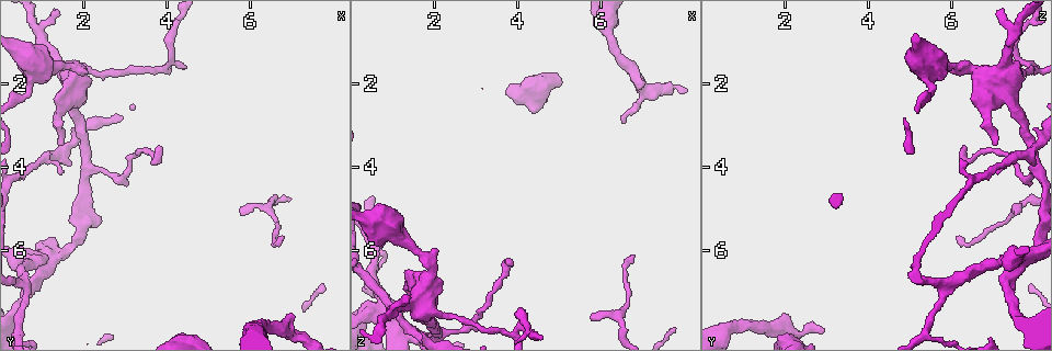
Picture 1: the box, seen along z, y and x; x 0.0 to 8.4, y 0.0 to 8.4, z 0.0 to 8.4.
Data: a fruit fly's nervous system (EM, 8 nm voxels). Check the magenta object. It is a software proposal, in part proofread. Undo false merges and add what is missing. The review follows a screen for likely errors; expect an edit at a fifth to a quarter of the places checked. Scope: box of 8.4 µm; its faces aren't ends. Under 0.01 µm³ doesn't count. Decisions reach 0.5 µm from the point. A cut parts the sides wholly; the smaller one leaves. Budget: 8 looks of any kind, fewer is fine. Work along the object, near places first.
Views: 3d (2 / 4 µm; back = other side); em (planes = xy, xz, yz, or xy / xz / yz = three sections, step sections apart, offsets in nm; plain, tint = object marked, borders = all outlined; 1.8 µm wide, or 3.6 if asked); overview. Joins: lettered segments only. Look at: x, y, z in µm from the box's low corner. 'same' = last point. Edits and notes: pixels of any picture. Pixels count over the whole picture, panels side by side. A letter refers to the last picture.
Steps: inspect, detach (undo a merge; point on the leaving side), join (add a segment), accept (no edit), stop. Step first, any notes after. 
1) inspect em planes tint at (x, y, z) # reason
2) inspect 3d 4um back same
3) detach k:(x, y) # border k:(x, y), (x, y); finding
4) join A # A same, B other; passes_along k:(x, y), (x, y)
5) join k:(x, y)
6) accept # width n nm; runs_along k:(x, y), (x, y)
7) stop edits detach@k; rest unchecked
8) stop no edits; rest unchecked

inspect 3d 4um at (1.05, 6.20, 7.75) # looks like a crossing

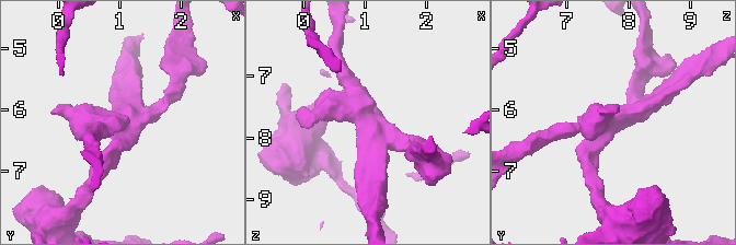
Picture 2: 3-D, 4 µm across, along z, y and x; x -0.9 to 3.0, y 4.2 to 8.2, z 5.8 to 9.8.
inspect em xz step 8 tint at (1.05, 6.20, 7.75)

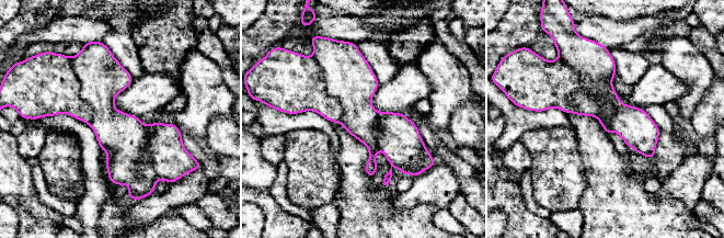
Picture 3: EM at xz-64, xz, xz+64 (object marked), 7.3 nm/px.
inspect em planes borders same

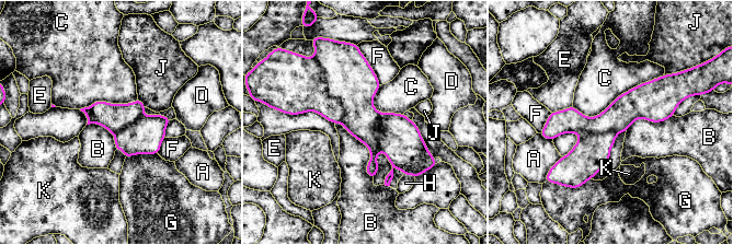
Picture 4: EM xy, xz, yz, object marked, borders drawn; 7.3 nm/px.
detach 4:(351, 80) # width 280 nm; A other, B other, C other, D other, E other, F other, G other, H other, J other, K other; two neurons meet here

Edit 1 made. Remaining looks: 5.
inspect 3d 4um at (0.80, 1.80, 5.35) # arms part here

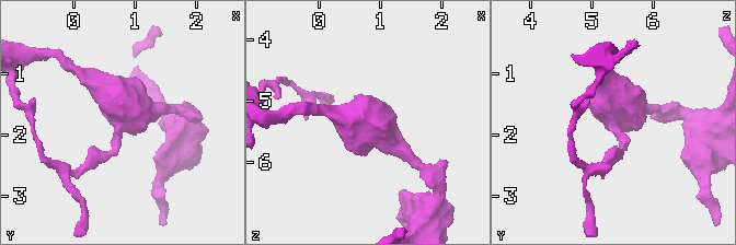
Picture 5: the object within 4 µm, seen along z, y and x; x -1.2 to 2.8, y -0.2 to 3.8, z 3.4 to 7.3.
inspect em 3.6um planes borders at (0.85, 1.85, 5.40) # arms 3; need the tissue

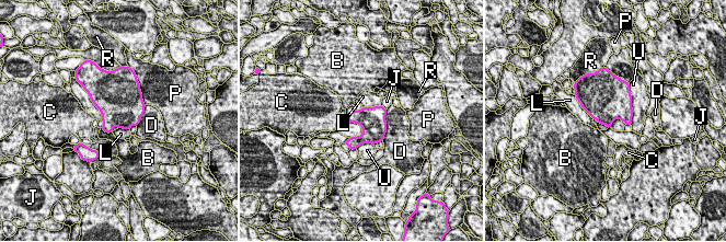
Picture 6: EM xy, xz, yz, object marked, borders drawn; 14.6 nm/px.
accept # width 380 nm; B other, C other, D other, J other, L other, P other, R other, U other; border 6:(576, 98), (579, 105), (592, 118); continuous, no second neuron

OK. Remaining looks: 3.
inspect 3d 4um at (1.75, 1.90, 7.15) # four or more arms meet

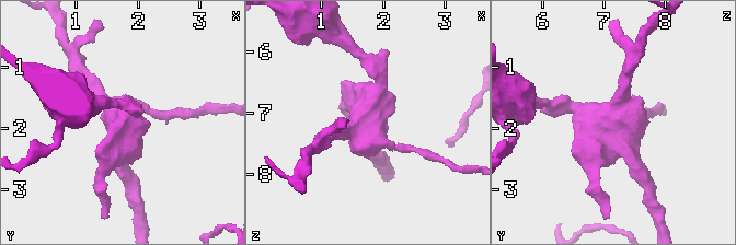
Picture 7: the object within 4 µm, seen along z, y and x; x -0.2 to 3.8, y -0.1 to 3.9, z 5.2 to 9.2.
inspect em 3.6um planes borders at (1.70, 1.90, 7.20)

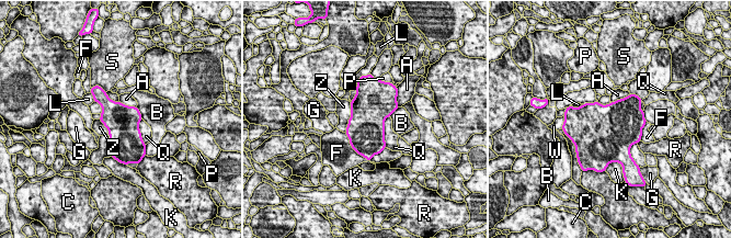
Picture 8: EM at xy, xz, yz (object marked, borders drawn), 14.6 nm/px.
accept # A other, B other, C other, F other, G other, K other, L other, P other, Q other, R other, S other, W other, Z other; border 8:(351, 102), (351, 116), (345, 132); continuous, no second neuron

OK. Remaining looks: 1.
stop edits detach@4; rest unchecked

